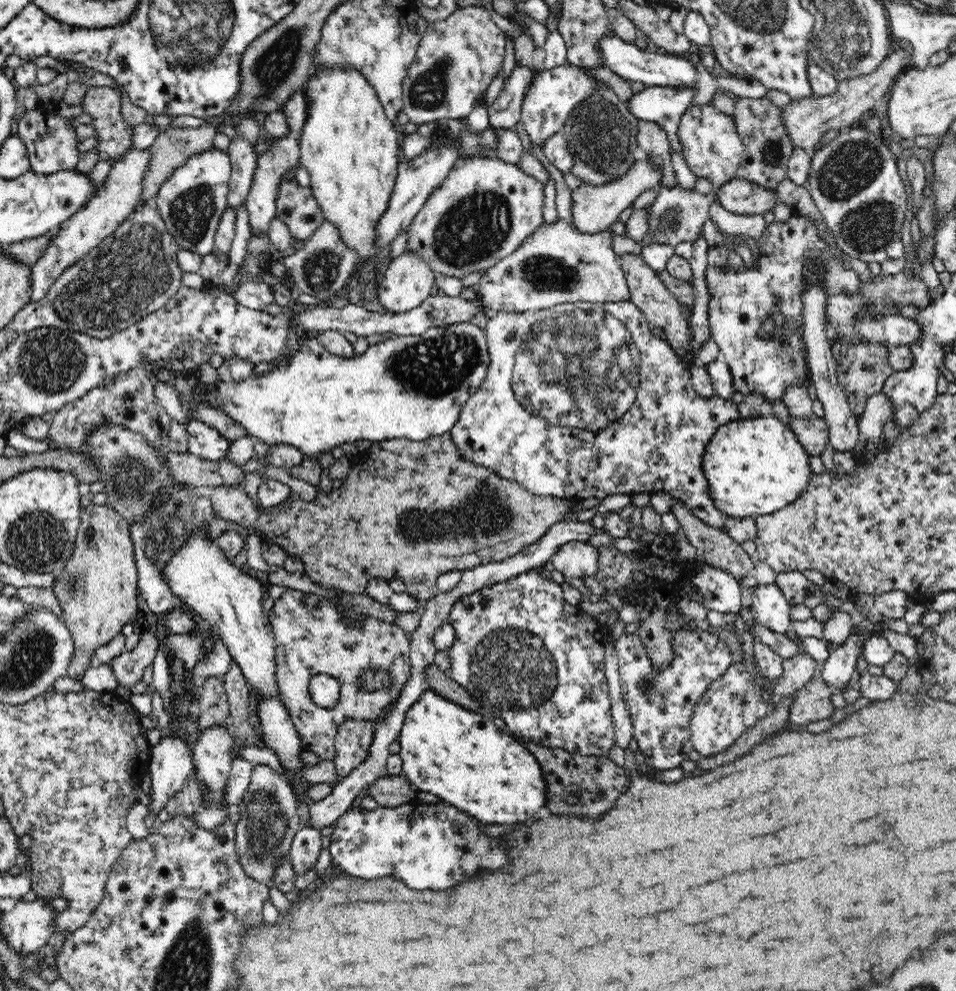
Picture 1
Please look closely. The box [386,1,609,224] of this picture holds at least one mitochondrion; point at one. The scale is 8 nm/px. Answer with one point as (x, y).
(428, 90)

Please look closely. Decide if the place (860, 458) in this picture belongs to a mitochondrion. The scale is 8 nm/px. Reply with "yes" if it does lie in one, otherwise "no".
no

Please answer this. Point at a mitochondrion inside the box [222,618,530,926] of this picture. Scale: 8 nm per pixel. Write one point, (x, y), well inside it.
(267, 819)

